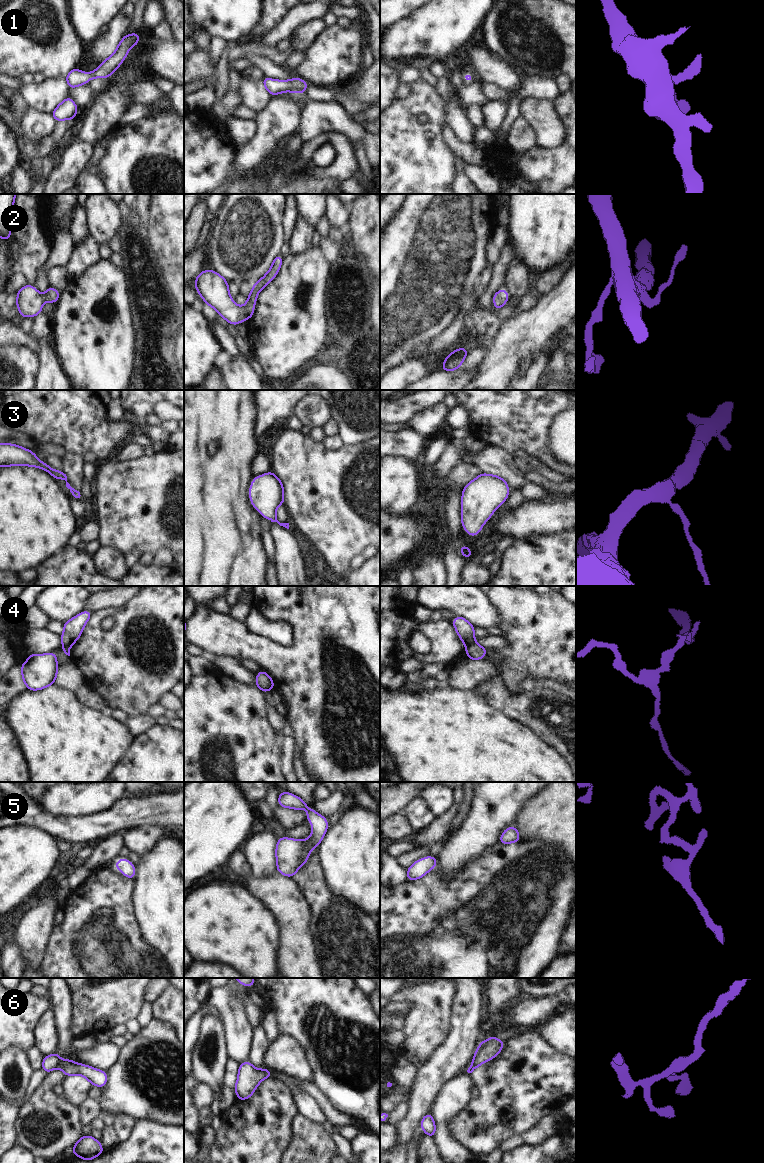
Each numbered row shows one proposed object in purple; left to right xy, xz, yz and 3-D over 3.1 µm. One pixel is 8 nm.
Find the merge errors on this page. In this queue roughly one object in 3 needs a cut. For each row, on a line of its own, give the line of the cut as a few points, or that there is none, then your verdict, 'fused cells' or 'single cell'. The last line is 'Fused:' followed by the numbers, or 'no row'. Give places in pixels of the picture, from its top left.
1: cut none; single cell
2: cut none; single cell
3: cut none; single cell
4: cut yz (474, 642), (466, 647); fused cells
5: cut none; single cell
6: cut none; single cell
Fused: 4

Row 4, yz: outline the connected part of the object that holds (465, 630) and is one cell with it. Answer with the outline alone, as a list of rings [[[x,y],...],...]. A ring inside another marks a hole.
[[[457,616],[451,623],[454,625],[455,630],[462,640],[465,647],[468,647],[475,643],[476,637],[474,635],[475,626],[469,623],[462,616]]]

